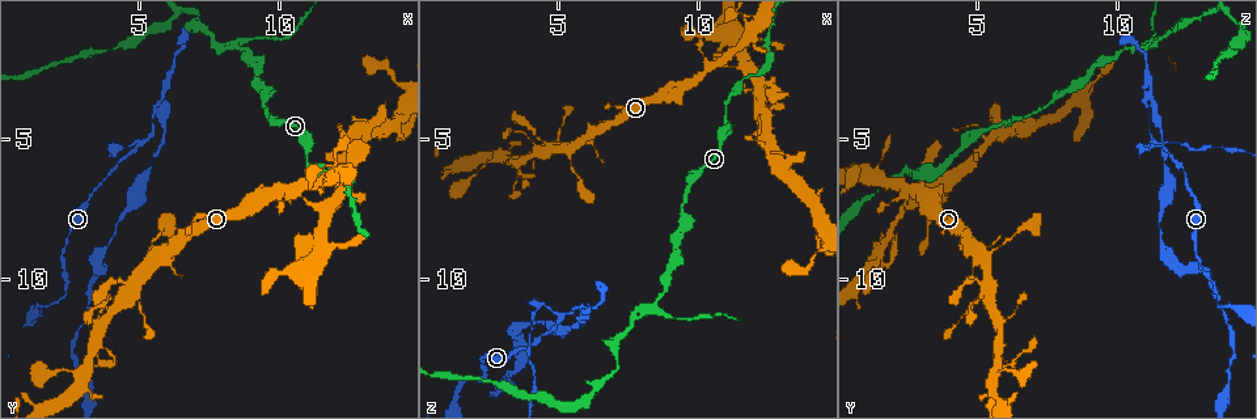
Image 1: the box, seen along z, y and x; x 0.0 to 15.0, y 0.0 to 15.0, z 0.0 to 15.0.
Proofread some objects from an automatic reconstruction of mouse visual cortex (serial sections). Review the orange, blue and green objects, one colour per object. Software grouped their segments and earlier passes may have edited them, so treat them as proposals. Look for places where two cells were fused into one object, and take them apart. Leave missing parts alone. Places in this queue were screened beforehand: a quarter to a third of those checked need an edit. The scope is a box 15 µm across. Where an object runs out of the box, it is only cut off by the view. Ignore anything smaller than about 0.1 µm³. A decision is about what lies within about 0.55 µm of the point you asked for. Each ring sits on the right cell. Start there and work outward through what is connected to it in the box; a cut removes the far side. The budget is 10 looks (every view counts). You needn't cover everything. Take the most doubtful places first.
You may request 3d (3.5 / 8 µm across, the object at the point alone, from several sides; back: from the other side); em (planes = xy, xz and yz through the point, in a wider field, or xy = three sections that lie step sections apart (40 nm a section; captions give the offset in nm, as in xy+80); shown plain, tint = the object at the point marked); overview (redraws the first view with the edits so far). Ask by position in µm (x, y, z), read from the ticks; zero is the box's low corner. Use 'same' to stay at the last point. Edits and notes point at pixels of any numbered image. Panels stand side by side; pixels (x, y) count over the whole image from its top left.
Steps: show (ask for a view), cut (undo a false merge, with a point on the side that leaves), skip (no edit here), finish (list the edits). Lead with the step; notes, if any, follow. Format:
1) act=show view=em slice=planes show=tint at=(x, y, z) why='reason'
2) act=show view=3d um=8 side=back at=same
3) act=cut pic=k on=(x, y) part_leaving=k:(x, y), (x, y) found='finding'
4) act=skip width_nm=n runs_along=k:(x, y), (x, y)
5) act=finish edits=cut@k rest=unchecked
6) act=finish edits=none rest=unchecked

act=show view=3d um=3.5 at=(8.3, 1.6, 10.9) why='three arms meet'

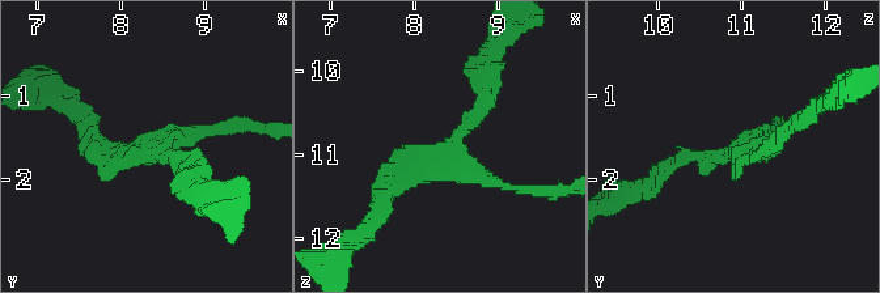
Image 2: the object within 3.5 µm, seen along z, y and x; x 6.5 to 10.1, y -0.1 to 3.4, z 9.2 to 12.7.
act=show view=em slice=planes show=tint at=(8.40, 1.70, 10.90) why='shape alone is not enough'

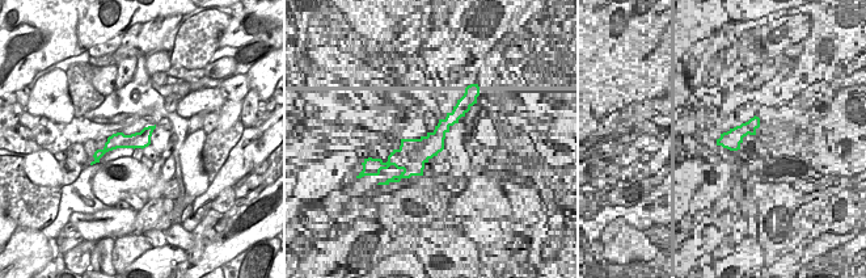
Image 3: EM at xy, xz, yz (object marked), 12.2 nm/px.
act=show view=em slice=xy step=5 show=tint at=same why='cut it another way'

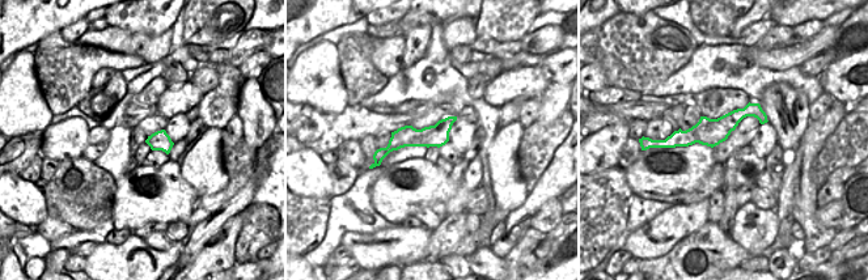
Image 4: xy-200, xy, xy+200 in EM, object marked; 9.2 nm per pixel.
act=skip found='all the same cell'

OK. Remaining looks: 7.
act=show view=em slice=xy step=2 show=tint at=(5.2, 5.0, 11.3) why='arms part here'

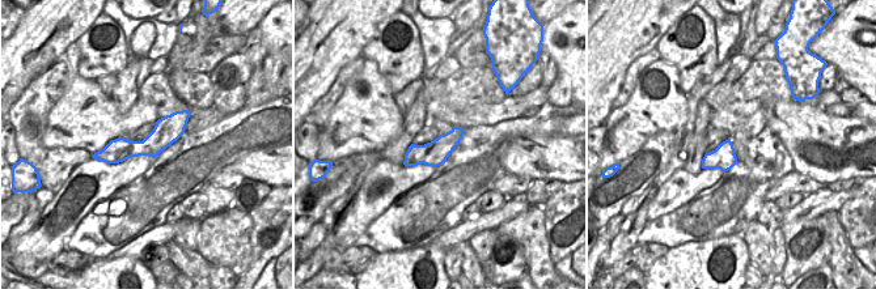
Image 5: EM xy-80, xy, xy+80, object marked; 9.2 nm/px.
act=show view=3d um=3.5 at=same why='see where the arms go'

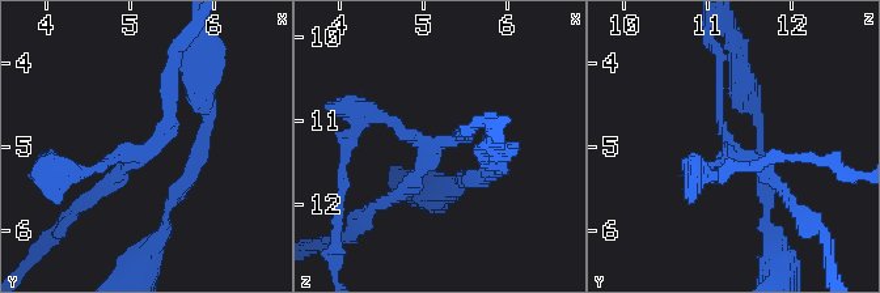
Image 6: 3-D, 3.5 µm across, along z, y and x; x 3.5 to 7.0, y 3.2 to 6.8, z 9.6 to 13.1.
act=skip arms=3 runs_along=5:(185, 114), (149, 147), (97, 156) found='one cell here'

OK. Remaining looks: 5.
act=show view=3d um=3.5 side=back at=(12.6, 6.3, 2.3) why='abrupt turn'

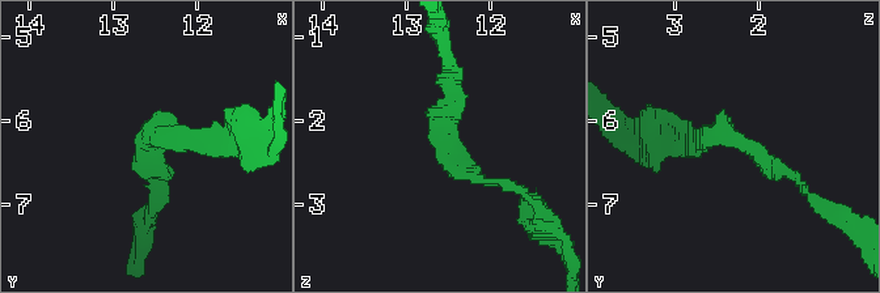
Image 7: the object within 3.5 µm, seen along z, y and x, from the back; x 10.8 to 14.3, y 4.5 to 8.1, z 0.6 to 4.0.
act=show view=em slice=xy step=2 show=tint at=(12.65, 6.25, 2.25) arm_widths_nm=150,150 why='now the EM'

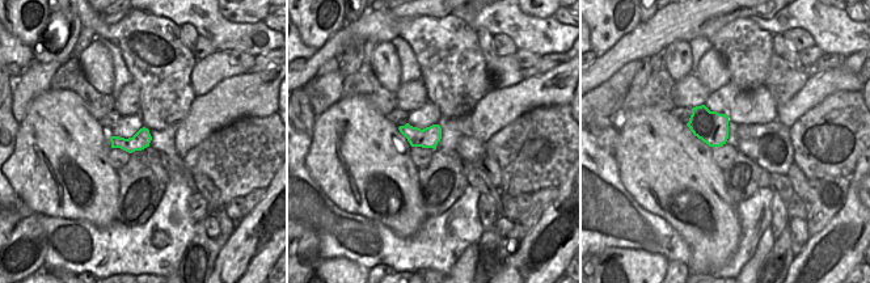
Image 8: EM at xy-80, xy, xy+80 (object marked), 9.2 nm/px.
act=show view=em slice=xy step=1 show=tint at=same why='cut it another way'

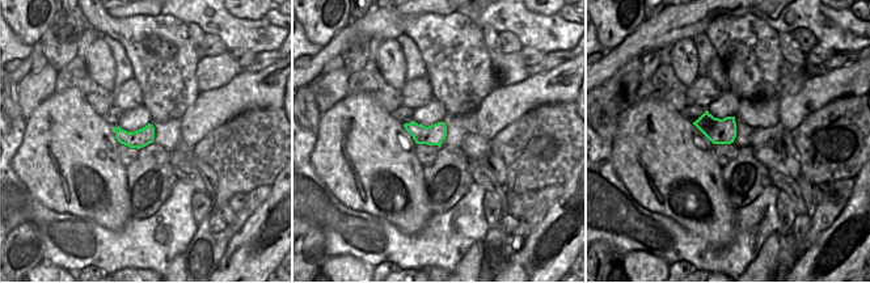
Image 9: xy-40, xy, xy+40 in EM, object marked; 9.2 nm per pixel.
act=skip found='all the same cell'

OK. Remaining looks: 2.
act=finish edits=none rest=unchecked

